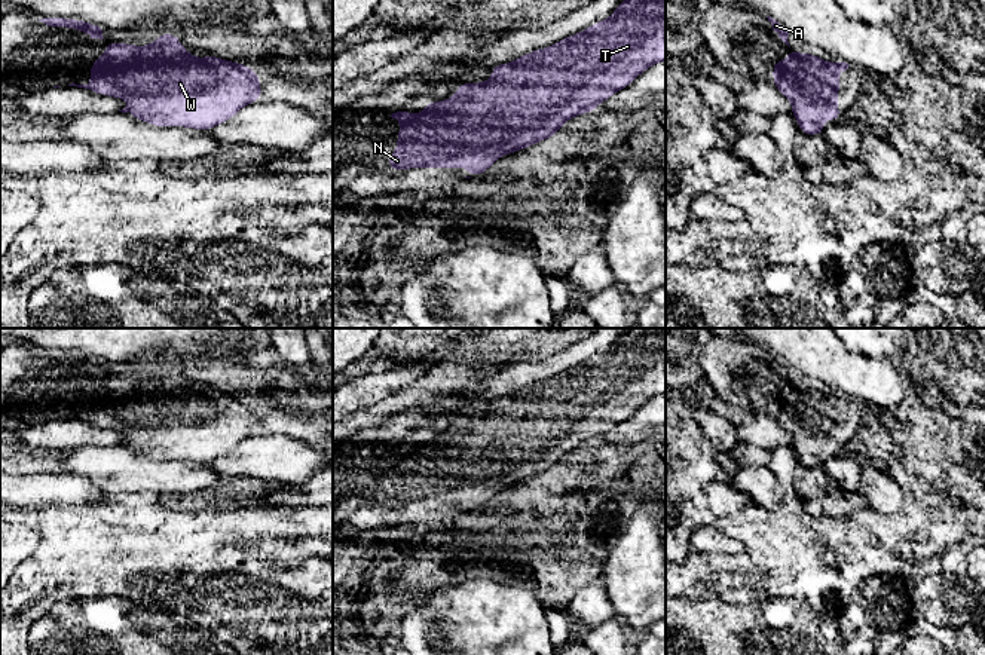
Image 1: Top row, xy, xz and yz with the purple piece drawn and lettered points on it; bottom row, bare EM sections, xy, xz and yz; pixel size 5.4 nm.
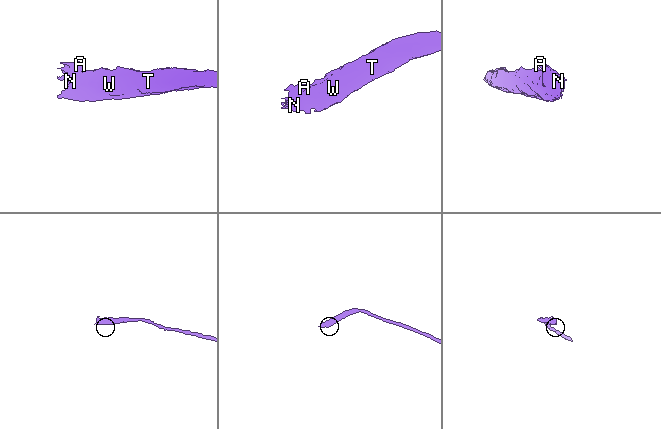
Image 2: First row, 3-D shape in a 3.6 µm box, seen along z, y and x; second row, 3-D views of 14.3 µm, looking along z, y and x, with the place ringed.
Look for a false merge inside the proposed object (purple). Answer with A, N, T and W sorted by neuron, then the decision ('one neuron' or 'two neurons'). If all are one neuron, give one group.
A N T W | one neuron

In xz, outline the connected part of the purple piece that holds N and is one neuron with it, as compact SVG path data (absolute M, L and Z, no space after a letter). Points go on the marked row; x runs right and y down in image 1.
M624 0L608 19L545 49L495 65L487 82L461 82L453 97L426 102L422 114L392 113L401 129L388 166L398 171L467 166L474 177L481 175L501 156L544 141L565 122L596 110L661 61L666 61L666 0Z

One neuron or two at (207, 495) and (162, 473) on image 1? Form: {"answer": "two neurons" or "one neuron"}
{"answer": "two neurons"}

